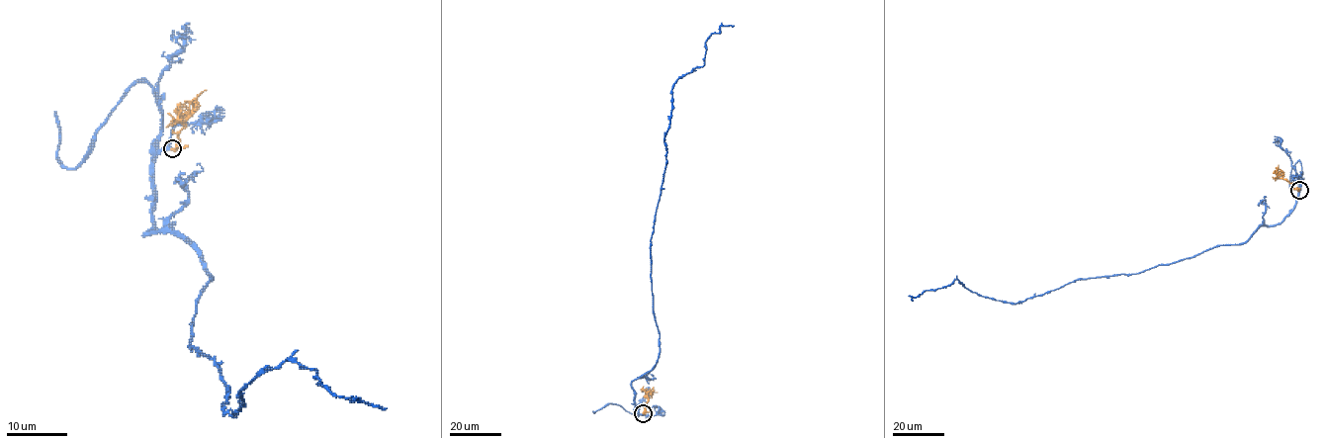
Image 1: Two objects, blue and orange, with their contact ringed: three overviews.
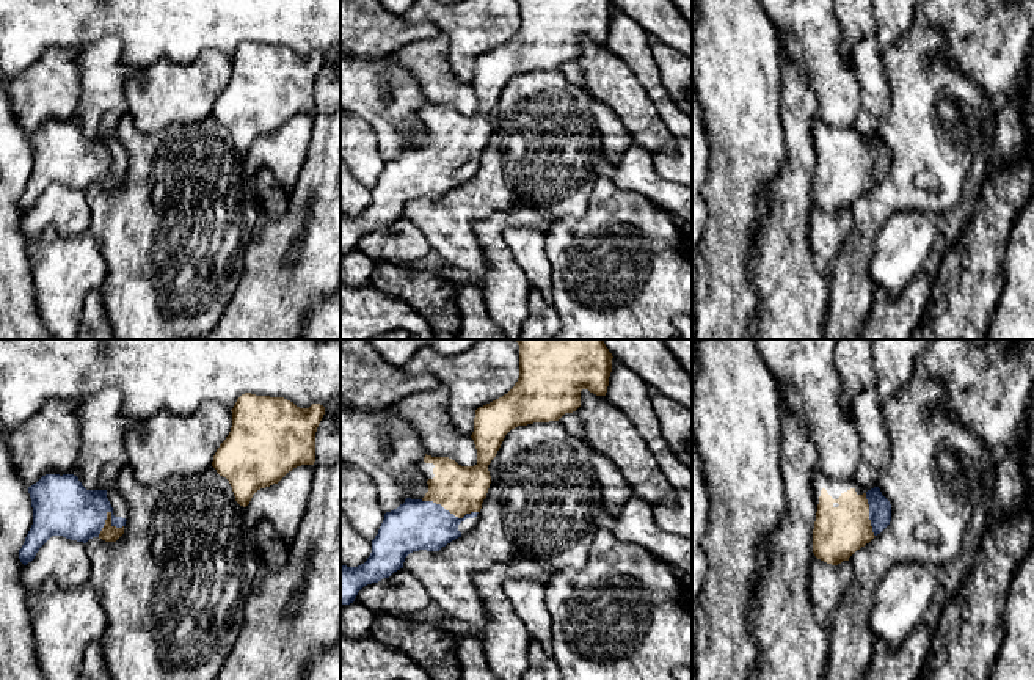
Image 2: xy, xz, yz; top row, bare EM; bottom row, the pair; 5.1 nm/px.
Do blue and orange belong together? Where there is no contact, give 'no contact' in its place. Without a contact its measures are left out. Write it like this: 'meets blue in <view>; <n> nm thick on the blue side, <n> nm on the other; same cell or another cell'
meets blue in xz; 260 nm thick on the blue side, 240 nm on the other; same cell

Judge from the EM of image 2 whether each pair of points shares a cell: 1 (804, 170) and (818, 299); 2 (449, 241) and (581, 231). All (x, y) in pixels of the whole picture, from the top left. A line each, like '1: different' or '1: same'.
1: same
2: different

